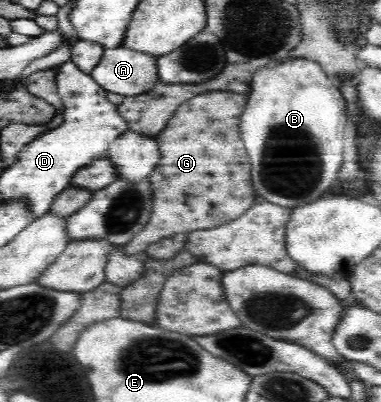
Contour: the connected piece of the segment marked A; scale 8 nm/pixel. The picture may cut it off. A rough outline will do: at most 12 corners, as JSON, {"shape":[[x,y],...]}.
{"shape":[[104,49],[90,74],[107,92],[134,96],[159,81],[158,55]]}

